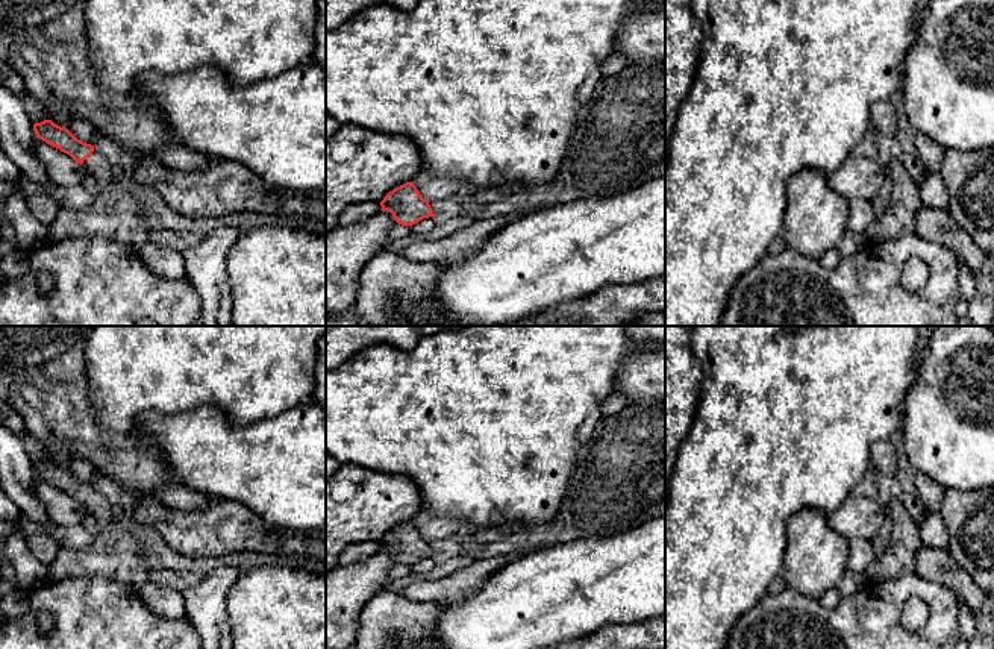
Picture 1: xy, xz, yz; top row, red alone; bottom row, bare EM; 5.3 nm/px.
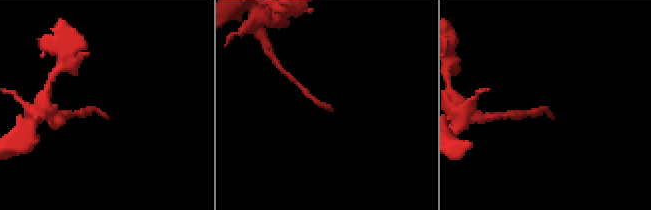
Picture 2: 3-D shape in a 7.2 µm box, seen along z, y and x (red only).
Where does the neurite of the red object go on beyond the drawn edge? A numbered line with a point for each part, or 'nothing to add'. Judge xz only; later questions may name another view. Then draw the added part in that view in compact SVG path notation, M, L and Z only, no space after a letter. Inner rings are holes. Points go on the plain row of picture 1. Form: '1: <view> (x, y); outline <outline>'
nothing to add

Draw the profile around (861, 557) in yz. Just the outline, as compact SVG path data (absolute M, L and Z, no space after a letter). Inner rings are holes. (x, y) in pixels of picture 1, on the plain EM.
M864 538L850 540L850 553L847 569L864 579L868 569L876 560L874 547L871 541Z

